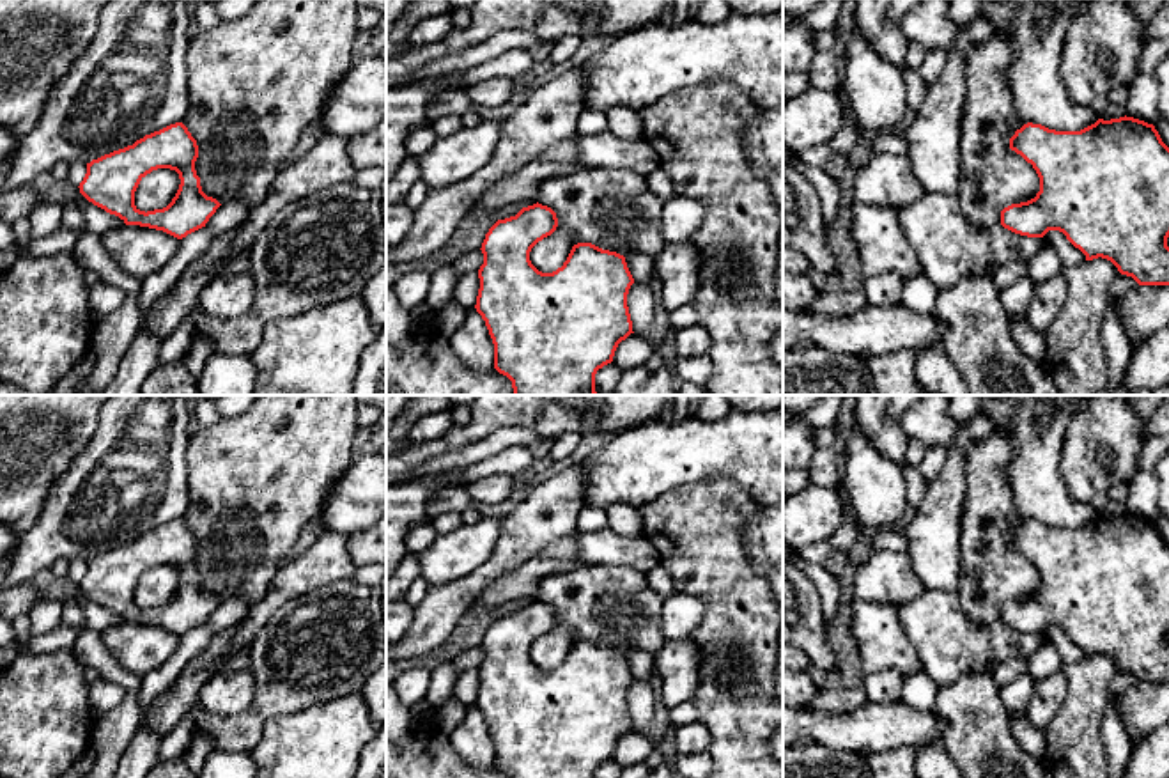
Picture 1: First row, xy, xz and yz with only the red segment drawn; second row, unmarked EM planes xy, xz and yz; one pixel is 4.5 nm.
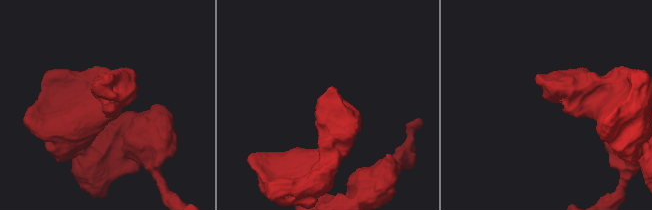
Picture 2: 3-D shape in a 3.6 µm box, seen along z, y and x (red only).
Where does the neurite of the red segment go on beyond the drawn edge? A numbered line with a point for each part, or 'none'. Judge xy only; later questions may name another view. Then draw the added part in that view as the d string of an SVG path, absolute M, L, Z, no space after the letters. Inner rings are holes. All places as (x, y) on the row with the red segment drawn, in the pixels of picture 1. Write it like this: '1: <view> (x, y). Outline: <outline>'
1: xy (139, 250). Outline: M140 225L115 227L101 241L120 269L140 280L161 269L179 248L177 237Z

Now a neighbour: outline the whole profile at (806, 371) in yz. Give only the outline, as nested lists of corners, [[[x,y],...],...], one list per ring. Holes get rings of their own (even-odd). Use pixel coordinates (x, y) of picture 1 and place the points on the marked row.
[[[817,344],[783,351],[783,395],[879,395],[861,356]]]

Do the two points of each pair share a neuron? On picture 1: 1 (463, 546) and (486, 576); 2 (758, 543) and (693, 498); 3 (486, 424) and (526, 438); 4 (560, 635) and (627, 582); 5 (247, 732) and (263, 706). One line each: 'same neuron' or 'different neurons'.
1: different neurons
2: different neurons
3: different neurons
4: same neuron
5: same neuron

